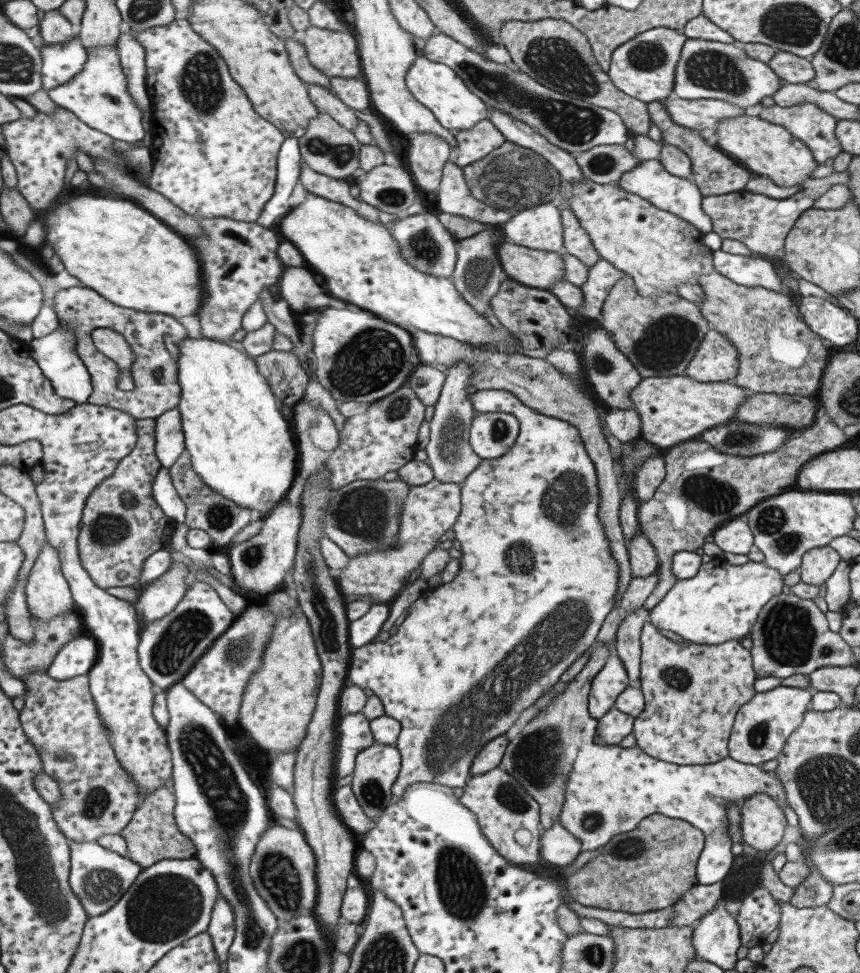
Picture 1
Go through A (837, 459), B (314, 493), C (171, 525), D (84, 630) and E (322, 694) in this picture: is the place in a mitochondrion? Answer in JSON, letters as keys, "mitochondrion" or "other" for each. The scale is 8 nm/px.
{"A":"other","B":"mitochondrion","C":"other","D":"other","E":"other"}

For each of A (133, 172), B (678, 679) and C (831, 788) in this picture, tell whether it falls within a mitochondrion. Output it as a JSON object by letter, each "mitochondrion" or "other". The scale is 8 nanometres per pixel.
{"A":"other","B":"mitochondrion","C":"mitochondrion"}

